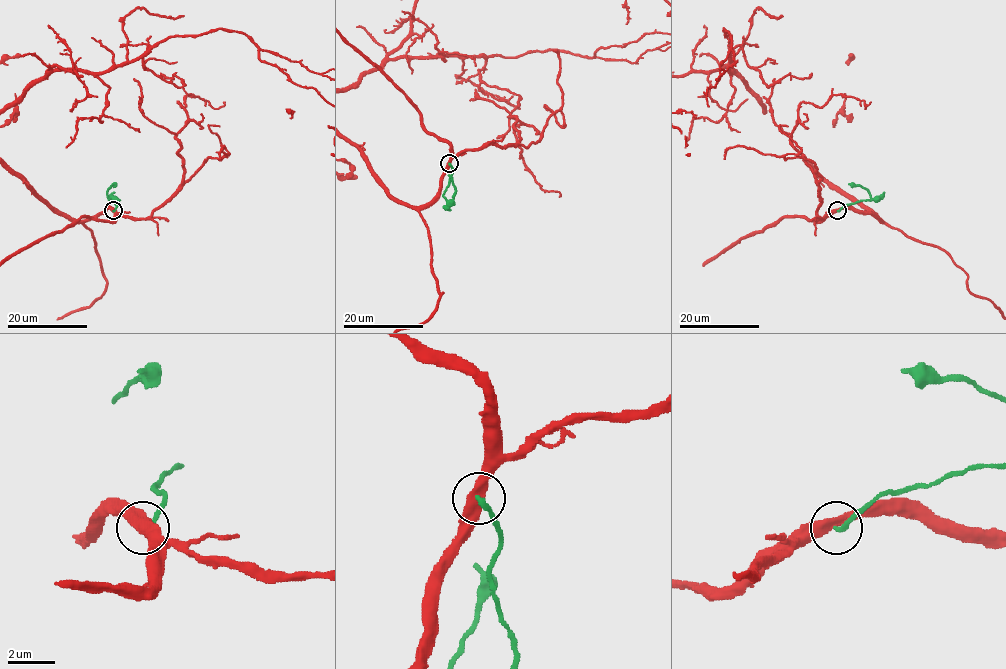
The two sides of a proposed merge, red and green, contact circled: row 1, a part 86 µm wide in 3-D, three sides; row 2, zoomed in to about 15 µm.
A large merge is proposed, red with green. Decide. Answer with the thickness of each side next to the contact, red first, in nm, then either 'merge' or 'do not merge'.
calibres 440 and 200 nm; do not merge

